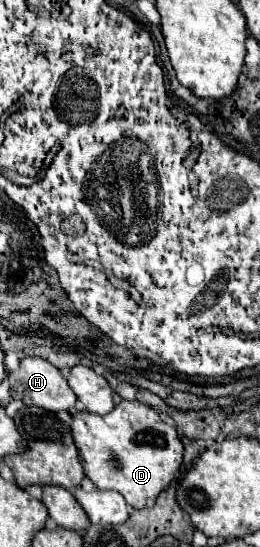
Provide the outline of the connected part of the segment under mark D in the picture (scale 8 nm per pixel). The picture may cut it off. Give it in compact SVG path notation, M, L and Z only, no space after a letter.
M118 399L112 413L106 415L74 411L70 429L86 477L98 489L122 493L134 509L146 507L146 499L156 499L180 469L184 447L176 429L164 423L158 411L144 403Z

